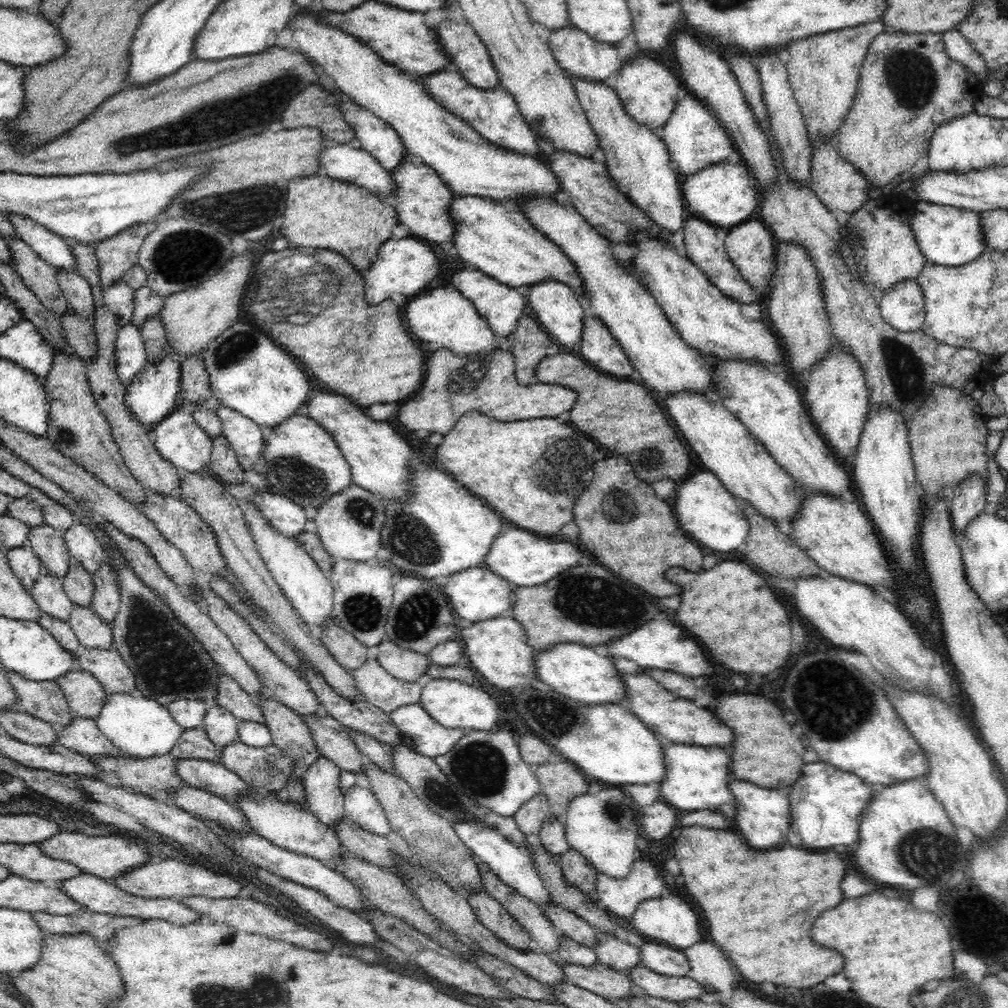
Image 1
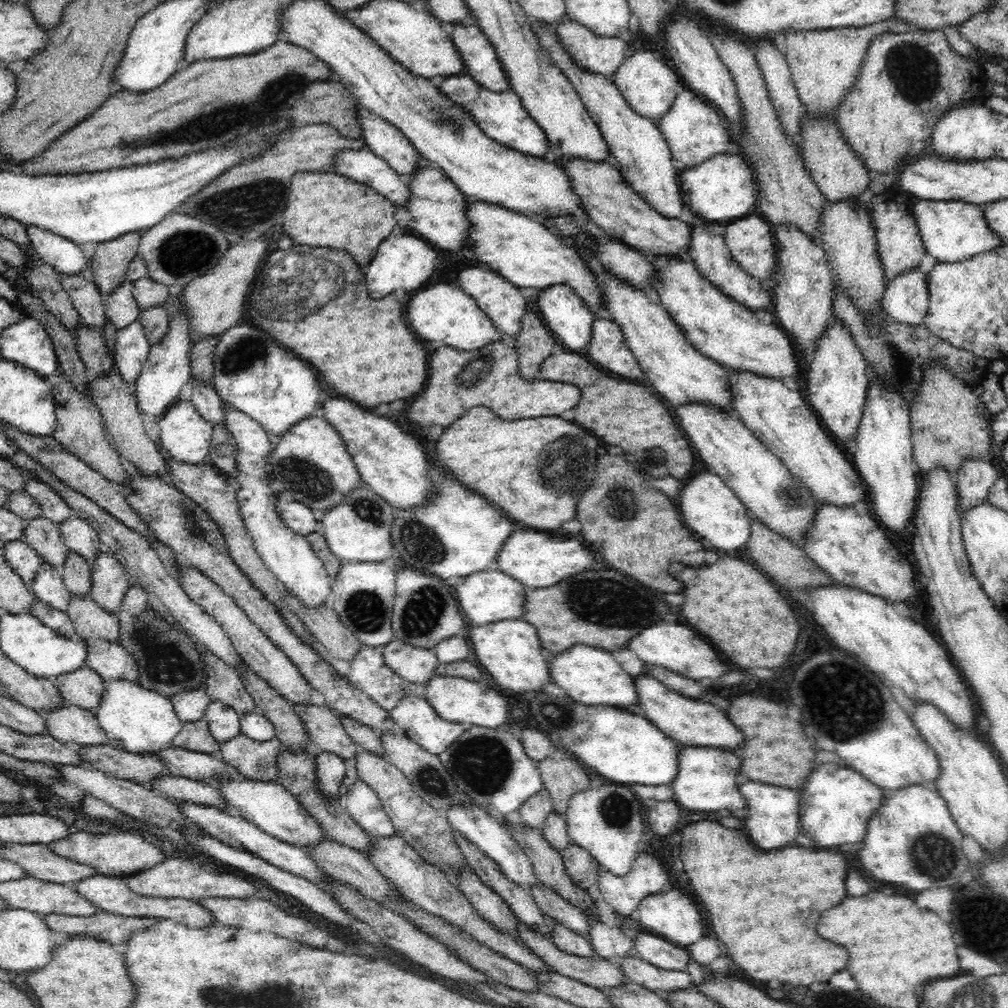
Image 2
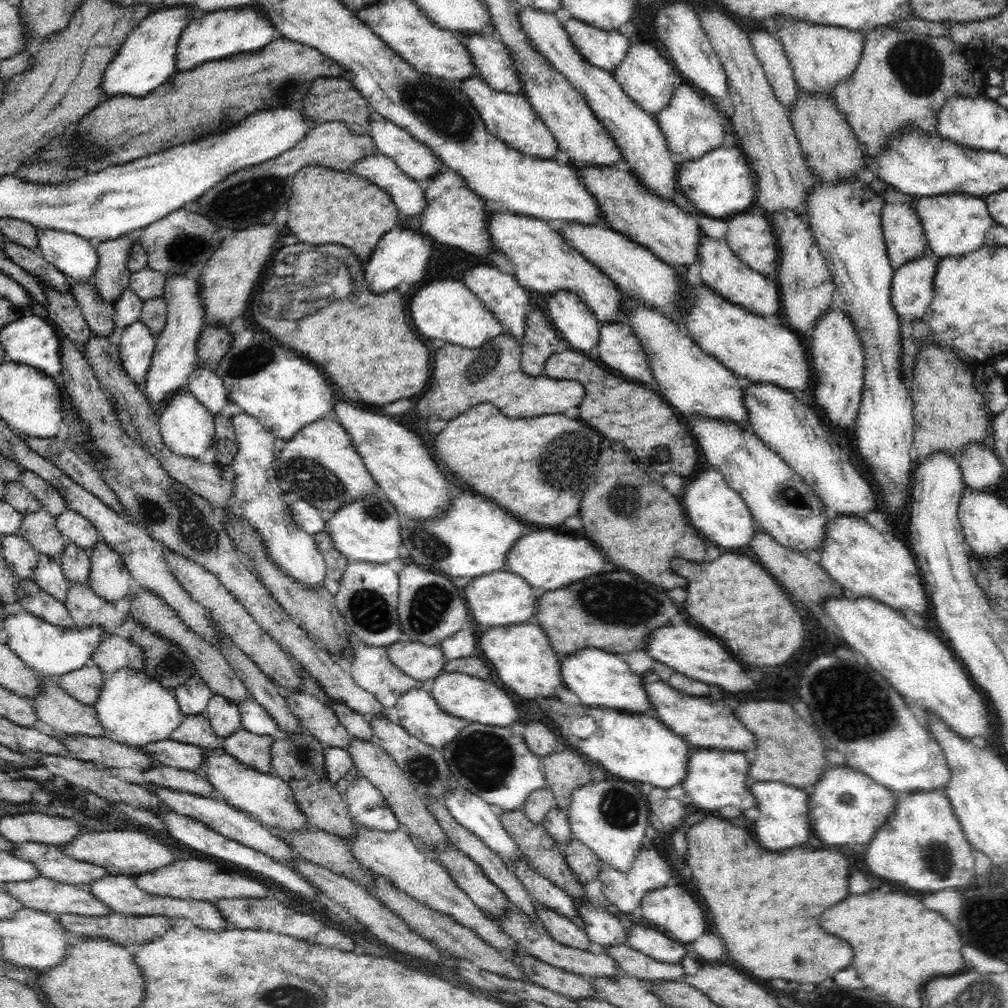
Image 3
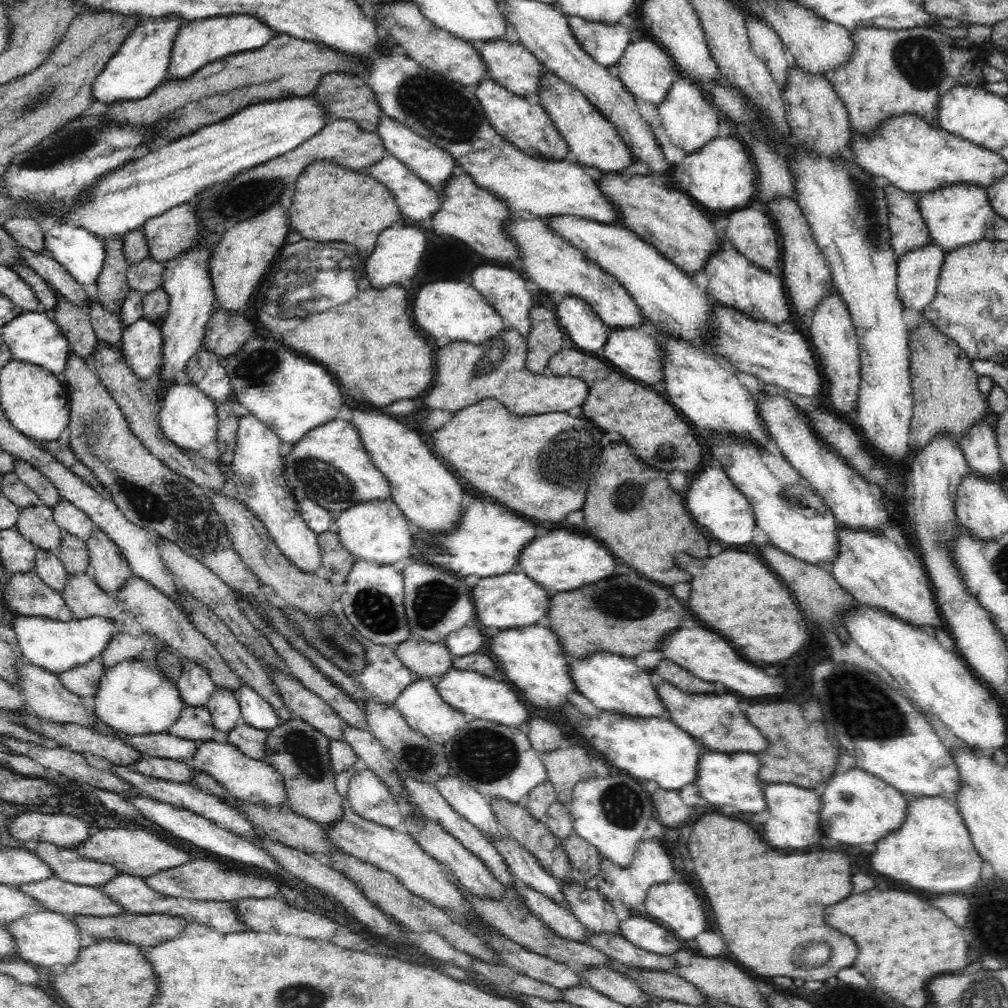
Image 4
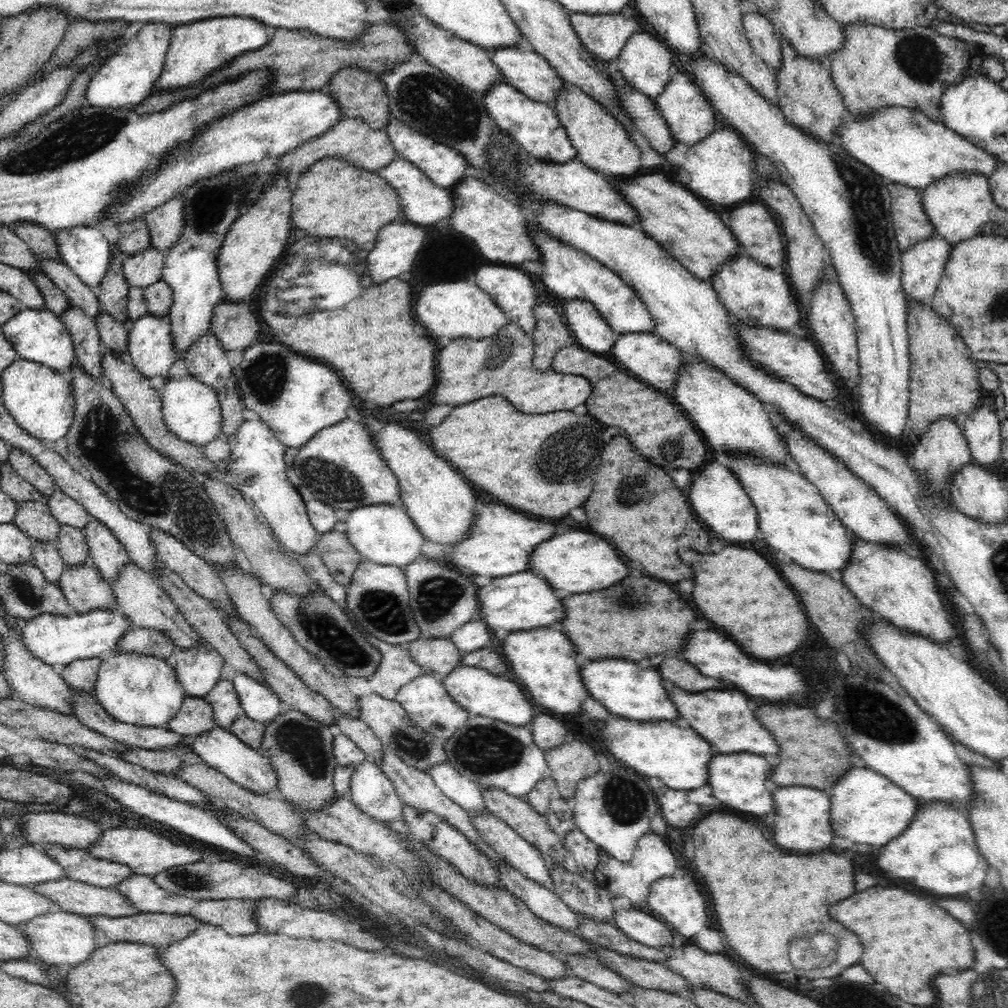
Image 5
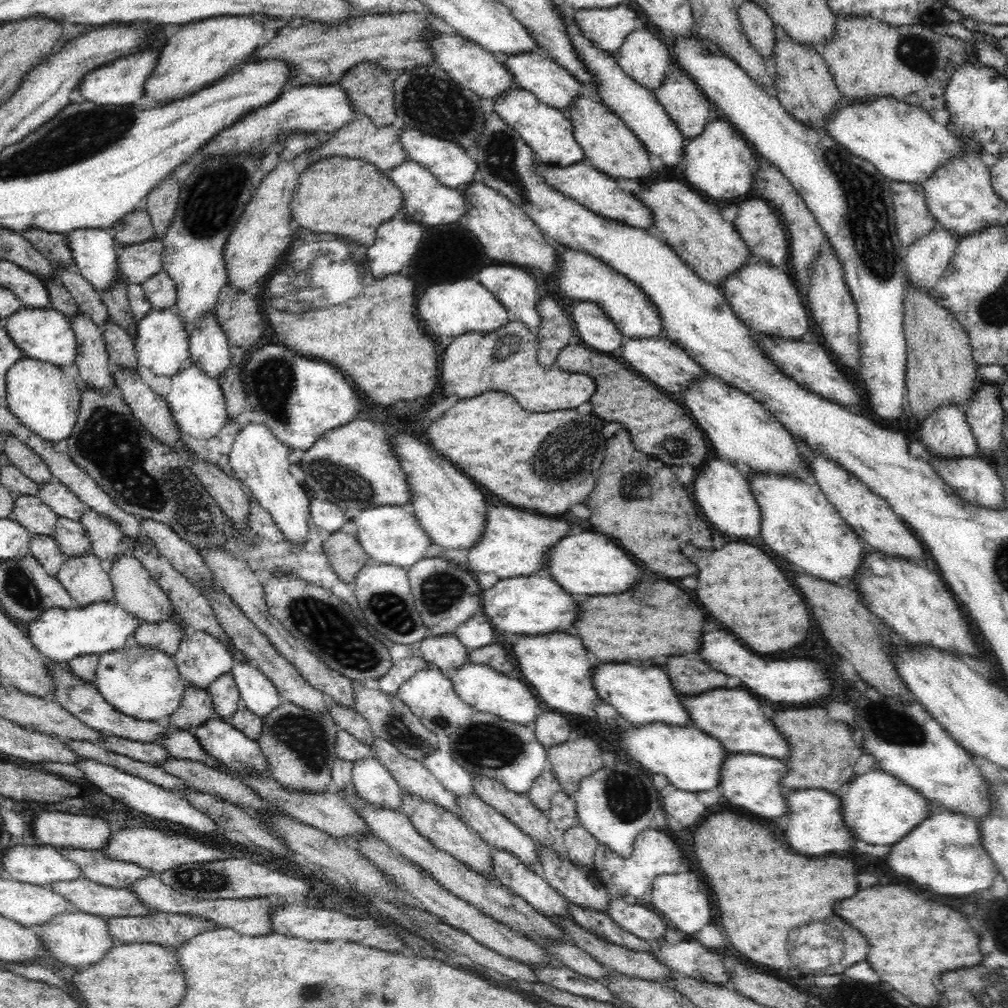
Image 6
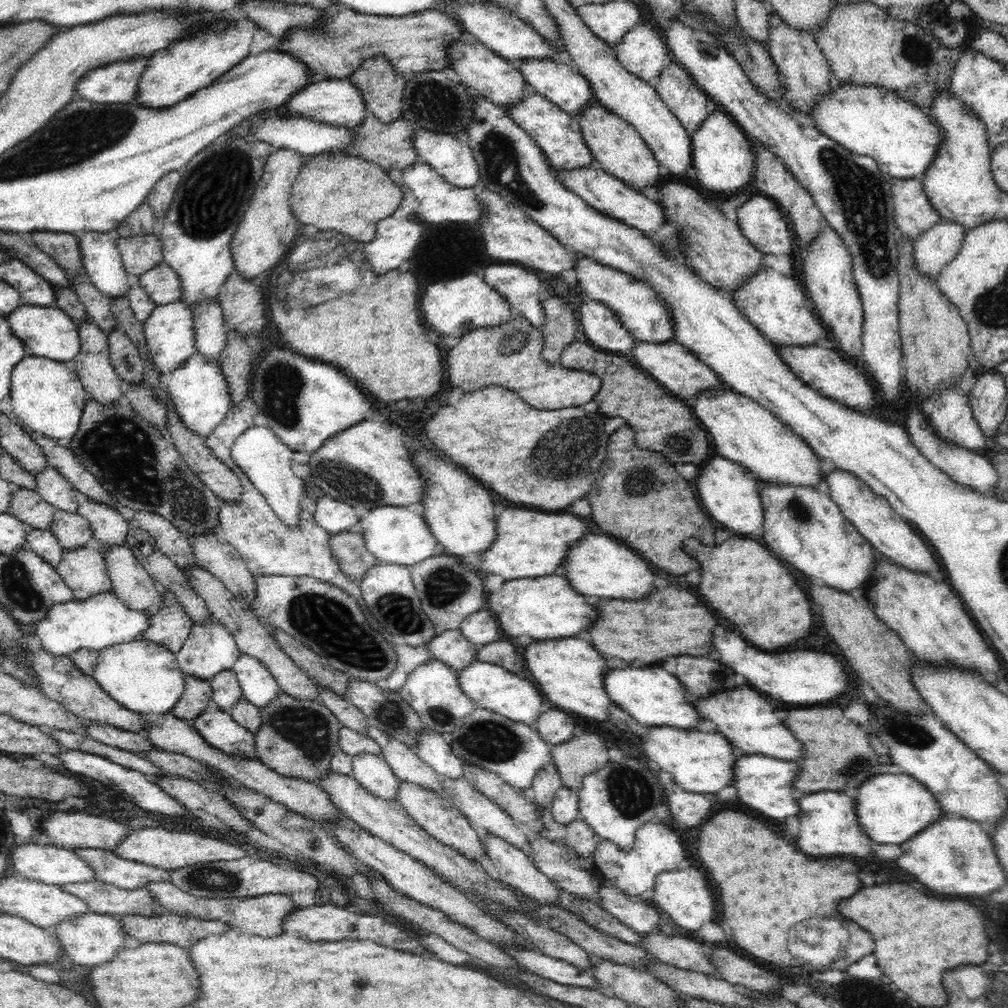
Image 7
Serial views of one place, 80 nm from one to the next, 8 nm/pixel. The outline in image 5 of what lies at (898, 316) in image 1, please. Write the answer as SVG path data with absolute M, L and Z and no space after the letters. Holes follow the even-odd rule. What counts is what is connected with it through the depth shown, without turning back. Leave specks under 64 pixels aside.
M935 234L901 254L902 286L908 300L930 302L954 248Z

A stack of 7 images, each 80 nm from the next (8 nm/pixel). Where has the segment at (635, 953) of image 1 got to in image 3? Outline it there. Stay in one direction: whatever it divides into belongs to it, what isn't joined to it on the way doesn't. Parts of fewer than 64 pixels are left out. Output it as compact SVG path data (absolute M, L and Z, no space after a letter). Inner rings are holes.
M579 898L574 903L583 922L582 928L594 944L603 947L627 944L626 929L620 924L617 914L596 909L590 902L579 902Z

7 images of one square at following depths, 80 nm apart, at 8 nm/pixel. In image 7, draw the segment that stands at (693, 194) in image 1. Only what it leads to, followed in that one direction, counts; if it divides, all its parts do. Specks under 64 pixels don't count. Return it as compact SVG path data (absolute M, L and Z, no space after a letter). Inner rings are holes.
M716 109L714 114L706 116L700 128L691 134L692 166L695 168L693 177L700 182L702 188L714 194L728 194L744 188L754 175L756 160L755 150L752 149L746 134L726 112Z

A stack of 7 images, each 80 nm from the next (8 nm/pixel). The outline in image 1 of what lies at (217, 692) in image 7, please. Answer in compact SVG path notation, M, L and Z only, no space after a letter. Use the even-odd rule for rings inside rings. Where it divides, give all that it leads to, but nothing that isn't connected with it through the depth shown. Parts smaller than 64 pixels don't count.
M214 705L207 711L203 721L203 729L214 745L224 748L239 740L238 721L228 710Z

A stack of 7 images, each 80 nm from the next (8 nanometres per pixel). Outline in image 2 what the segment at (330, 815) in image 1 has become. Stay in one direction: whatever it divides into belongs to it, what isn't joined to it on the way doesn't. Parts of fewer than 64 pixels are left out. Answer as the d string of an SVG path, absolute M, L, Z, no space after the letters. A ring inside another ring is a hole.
M317 752L316 775L318 775L318 789L326 797L340 795L339 788L346 774L346 760L328 752Z

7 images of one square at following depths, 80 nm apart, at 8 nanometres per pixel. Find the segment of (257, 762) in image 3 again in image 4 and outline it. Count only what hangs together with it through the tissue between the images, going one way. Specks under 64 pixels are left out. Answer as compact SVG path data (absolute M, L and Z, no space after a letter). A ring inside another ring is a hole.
M248 723L232 727L226 733L226 742L234 745L236 749L254 760L263 760L265 758L265 743L268 741L268 730L254 728Z

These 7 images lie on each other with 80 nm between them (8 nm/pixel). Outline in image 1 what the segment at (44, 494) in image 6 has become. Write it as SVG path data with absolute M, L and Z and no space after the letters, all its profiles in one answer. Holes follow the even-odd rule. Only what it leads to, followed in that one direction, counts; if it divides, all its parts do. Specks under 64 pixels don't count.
M75 522L63 531L69 555L80 561L80 564L92 575L105 560L104 548L97 536L80 522Z

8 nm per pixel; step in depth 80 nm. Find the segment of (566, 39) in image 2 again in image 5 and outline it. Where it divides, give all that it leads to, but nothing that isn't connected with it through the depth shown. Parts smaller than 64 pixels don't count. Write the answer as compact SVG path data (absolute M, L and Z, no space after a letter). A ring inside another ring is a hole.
M574 12L569 21L579 36L581 43L590 54L595 54L595 58L603 59L604 62L609 62L618 58L626 41L634 32L640 30L640 24L636 20L626 20L622 16L624 12L618 14L582 14Z

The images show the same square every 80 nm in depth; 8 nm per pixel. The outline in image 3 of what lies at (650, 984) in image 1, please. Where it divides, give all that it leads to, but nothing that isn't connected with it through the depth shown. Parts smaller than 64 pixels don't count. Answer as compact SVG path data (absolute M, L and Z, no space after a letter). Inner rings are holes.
M627 944L606 946L605 951L614 958L618 968L627 972L628 976L643 982L664 982L675 980L682 982L686 972L680 963L670 964L646 956Z

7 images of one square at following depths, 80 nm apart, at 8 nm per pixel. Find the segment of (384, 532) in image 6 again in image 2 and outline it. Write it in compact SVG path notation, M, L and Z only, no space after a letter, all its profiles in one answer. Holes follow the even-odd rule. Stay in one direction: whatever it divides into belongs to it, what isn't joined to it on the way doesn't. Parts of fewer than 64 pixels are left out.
M366 484L348 493L344 501L340 501L334 509L327 510L319 519L324 526L323 535L332 554L340 560L352 562L380 562L388 558L392 550L390 536L395 518L390 506Z

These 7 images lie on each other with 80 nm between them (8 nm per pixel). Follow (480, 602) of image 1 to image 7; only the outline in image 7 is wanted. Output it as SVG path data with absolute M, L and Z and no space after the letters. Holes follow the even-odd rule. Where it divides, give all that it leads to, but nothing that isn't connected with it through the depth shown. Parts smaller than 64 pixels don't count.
M562 574L509 580L502 589L490 592L488 606L500 628L508 636L530 636L536 640L552 641L576 636L596 618L594 606L584 600L584 594L571 587Z

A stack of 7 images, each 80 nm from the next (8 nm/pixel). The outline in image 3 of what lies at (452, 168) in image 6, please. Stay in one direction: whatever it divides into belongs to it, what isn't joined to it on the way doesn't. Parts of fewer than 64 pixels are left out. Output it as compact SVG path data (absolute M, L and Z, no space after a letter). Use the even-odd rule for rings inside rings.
M376 111L371 112L370 123L369 134L375 142L377 153L391 158L410 178L423 183L448 169L432 150L404 127L396 126Z

